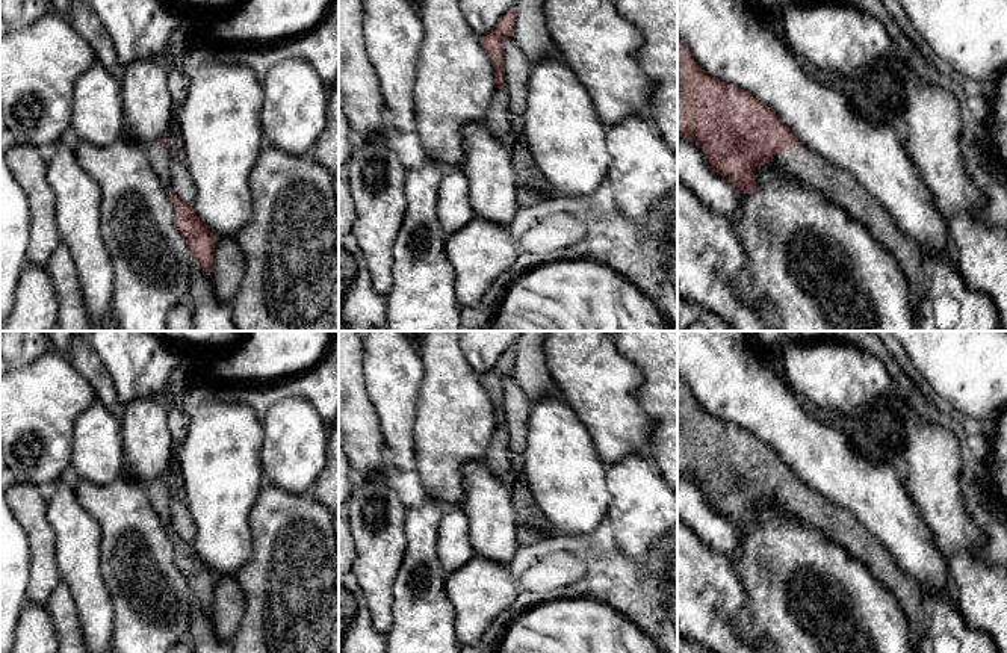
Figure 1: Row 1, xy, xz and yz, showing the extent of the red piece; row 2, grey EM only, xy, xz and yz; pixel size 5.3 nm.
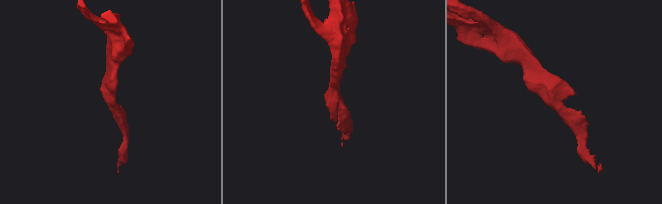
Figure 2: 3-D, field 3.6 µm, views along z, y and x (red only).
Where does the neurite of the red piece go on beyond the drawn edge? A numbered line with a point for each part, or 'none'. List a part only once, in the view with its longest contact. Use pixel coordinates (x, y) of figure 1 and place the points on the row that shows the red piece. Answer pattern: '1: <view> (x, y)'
1: yz (814, 171)

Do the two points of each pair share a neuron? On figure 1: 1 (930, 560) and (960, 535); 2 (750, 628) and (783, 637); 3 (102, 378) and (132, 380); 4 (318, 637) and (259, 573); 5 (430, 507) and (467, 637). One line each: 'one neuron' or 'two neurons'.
1: two neurons
2: one neuron
3: two neurons
4: one neuron
5: two neurons

